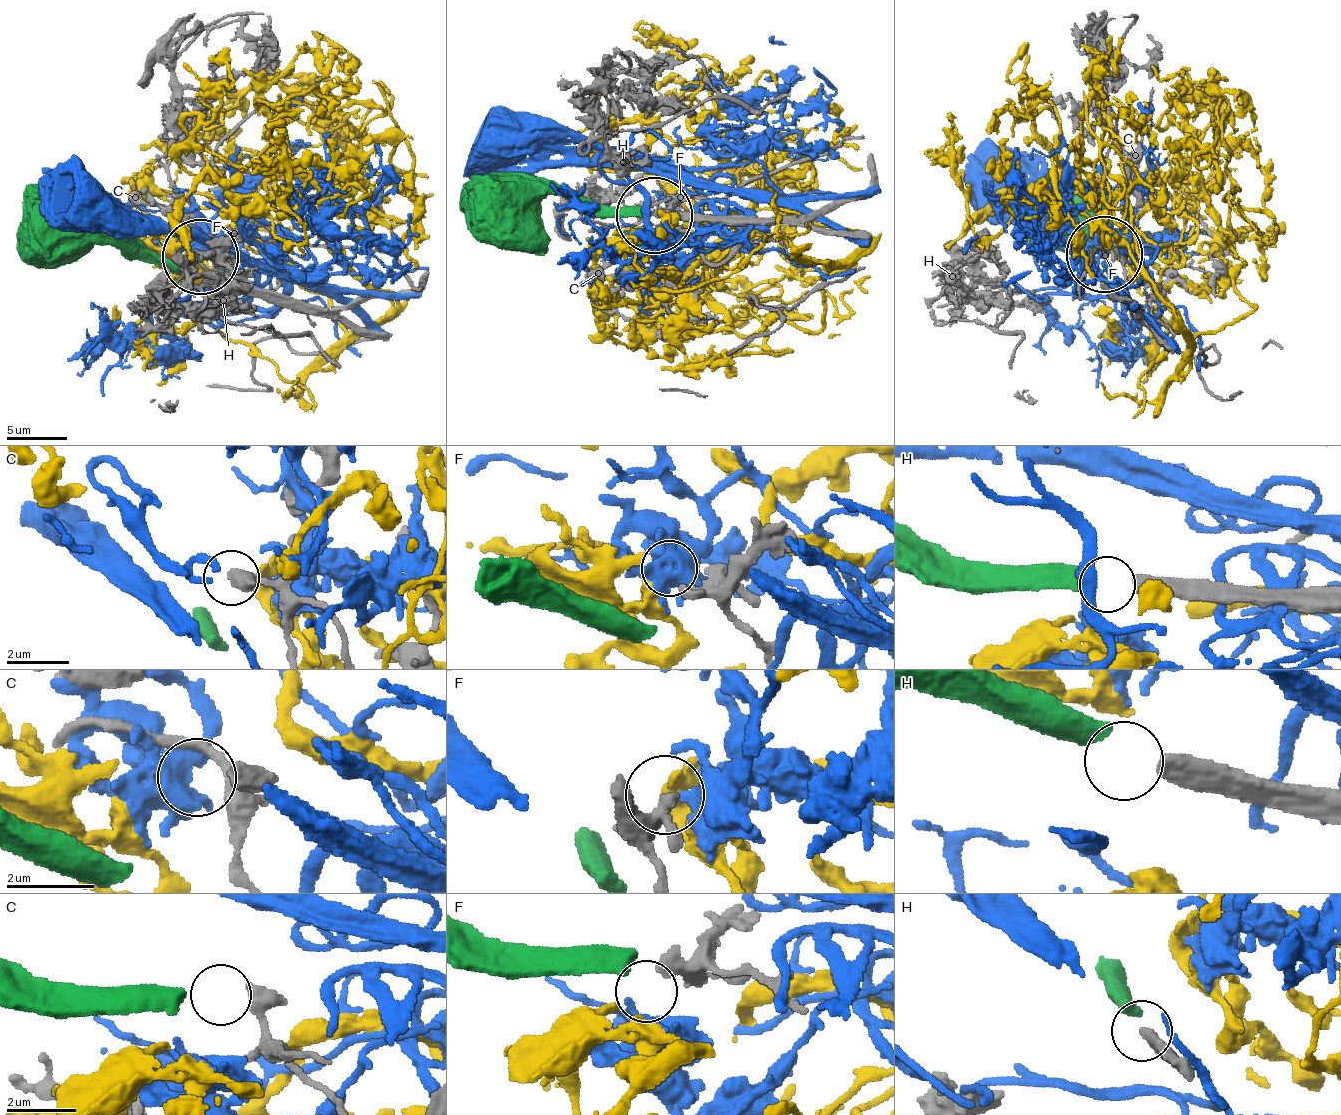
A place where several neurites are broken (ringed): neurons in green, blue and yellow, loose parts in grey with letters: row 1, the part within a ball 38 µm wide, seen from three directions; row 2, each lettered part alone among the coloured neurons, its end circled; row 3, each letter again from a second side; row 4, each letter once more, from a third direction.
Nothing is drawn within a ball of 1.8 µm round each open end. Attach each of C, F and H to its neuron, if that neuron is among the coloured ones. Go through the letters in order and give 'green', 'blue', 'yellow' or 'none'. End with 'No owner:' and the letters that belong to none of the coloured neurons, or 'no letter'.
C: none
F: yellow
H: green
No owner: C

